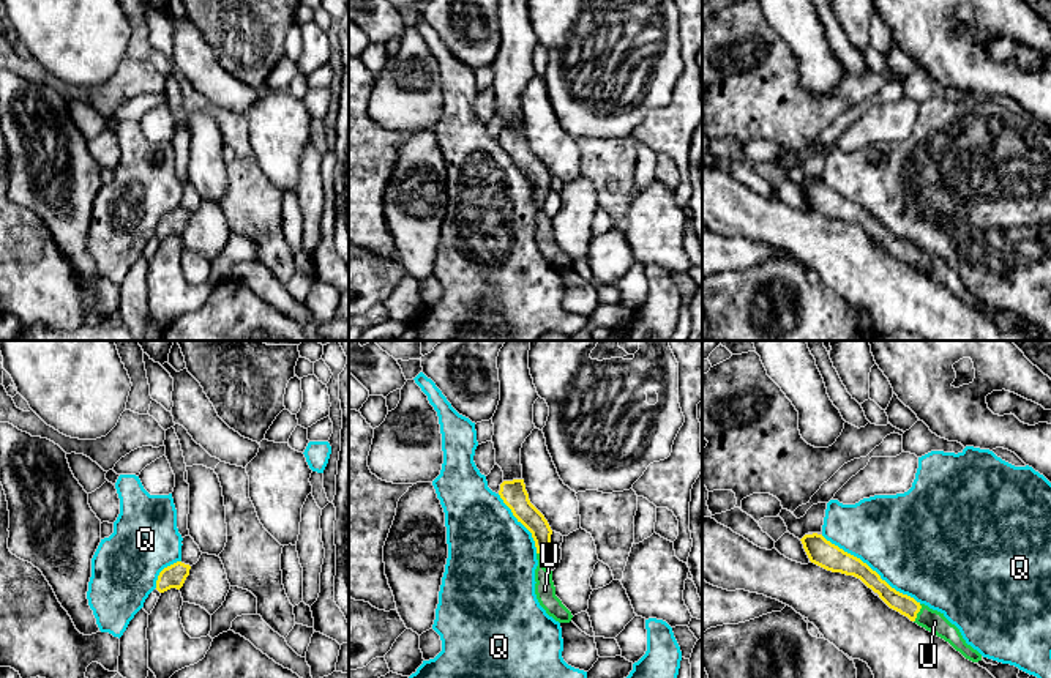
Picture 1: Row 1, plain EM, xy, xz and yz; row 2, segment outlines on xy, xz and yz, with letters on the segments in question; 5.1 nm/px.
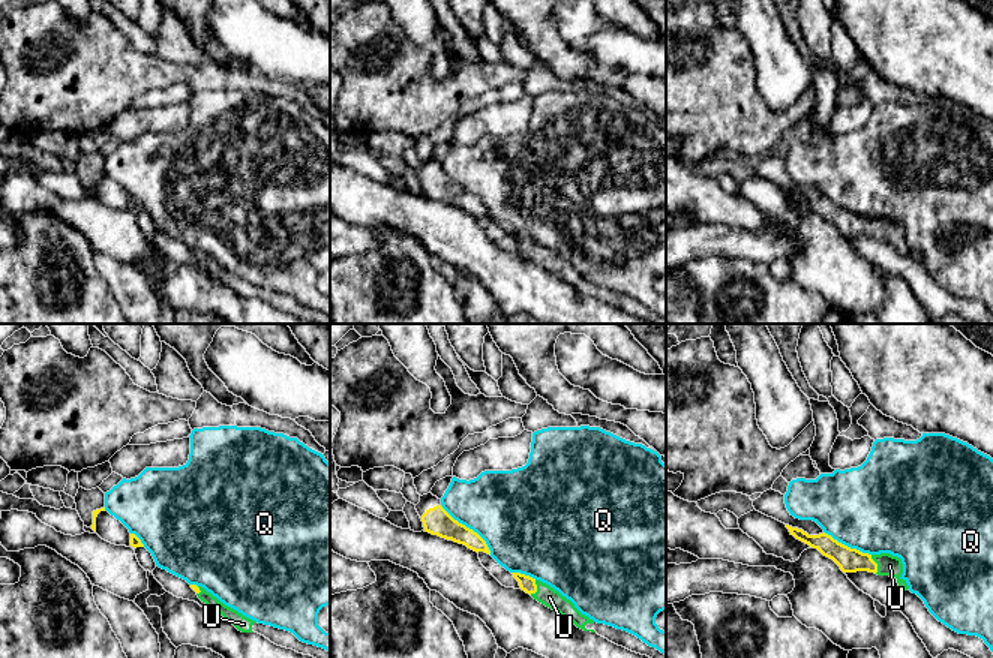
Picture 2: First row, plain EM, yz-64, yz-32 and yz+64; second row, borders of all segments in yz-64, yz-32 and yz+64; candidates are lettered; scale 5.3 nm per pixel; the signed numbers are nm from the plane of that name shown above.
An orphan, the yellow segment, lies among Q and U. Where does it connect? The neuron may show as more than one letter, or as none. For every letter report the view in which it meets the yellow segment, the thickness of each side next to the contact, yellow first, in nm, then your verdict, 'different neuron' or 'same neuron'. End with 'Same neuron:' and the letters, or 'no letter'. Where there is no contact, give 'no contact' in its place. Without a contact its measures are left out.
Q: yz | 140/480 nm | different neuron
U: yz | 100/120 nm | same neuron
Same neuron: U

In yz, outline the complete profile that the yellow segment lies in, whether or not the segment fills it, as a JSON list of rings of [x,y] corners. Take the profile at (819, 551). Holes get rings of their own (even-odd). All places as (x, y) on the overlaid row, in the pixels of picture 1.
[[[808,533],[800,541],[811,563],[832,572],[841,572],[860,579],[868,588],[877,593],[890,609],[944,639],[966,659],[972,662],[982,661],[982,654],[966,643],[959,629],[952,624],[944,613],[896,591],[866,563],[827,541],[822,533]]]

